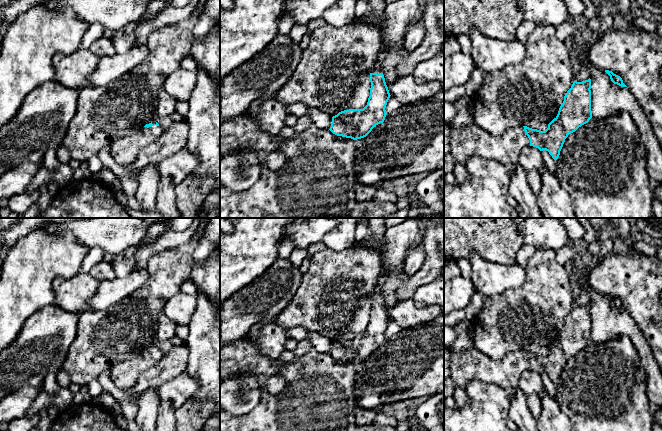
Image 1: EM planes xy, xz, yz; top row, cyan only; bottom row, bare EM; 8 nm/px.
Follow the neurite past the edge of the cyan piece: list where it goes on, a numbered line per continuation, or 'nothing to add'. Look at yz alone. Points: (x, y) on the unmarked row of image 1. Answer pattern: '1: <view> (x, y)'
1: yz (466, 365)

